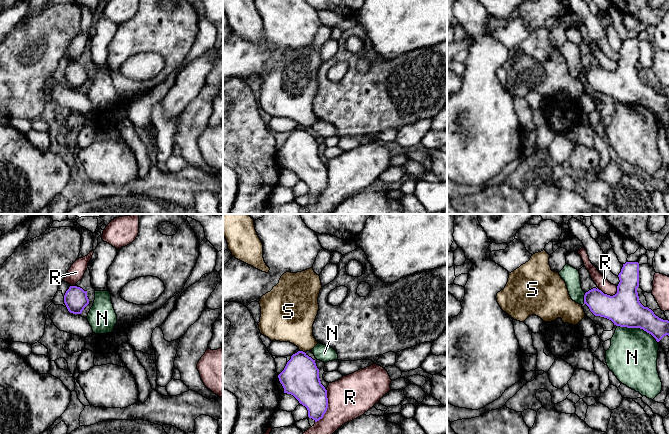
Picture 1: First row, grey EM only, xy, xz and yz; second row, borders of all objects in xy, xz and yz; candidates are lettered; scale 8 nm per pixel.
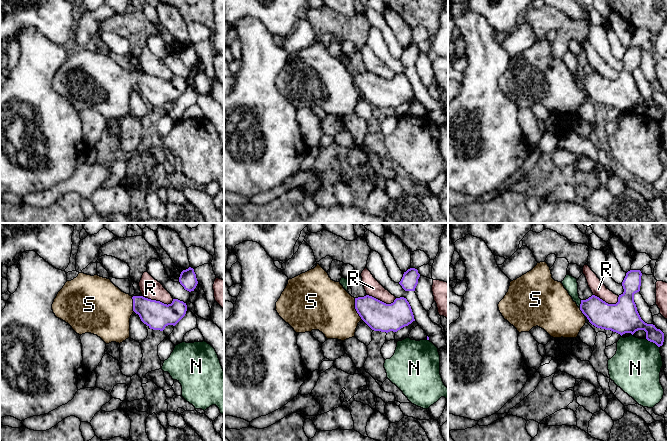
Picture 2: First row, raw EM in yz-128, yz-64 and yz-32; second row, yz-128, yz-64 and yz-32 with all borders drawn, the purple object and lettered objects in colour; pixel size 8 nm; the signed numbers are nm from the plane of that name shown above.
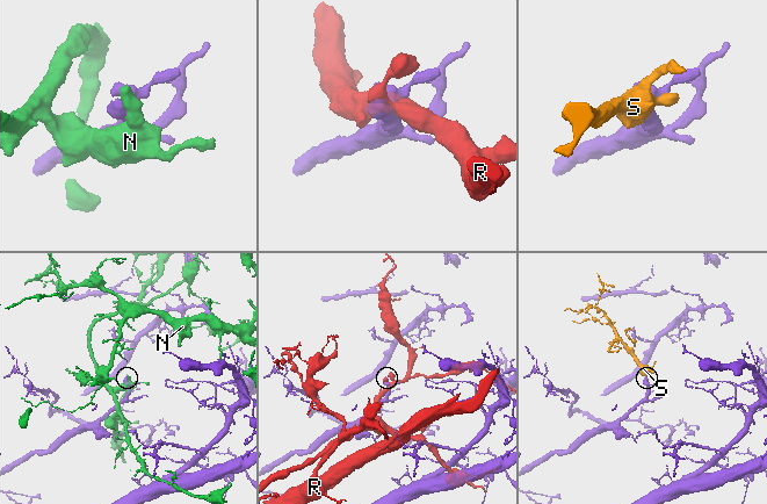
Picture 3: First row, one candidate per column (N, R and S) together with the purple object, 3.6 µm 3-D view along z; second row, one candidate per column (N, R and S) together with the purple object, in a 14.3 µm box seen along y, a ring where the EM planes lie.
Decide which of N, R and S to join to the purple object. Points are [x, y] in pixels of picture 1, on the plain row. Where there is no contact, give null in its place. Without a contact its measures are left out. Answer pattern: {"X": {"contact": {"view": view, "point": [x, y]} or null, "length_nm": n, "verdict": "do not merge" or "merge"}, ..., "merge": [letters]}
{"N": {"contact": {"view": "yz", "point": [638, 103]}, "length_nm": 360, "verdict": "do not merge"}, "R": {"contact": {"view": "xz", "point": [327, 183]}, "length_nm": 280, "verdict": "do not merge"}, "S": {"contact": {"view": "xz", "point": [302, 127]}, "length_nm": 40, "verdict": "merge"}, "merge": ["S"]}

